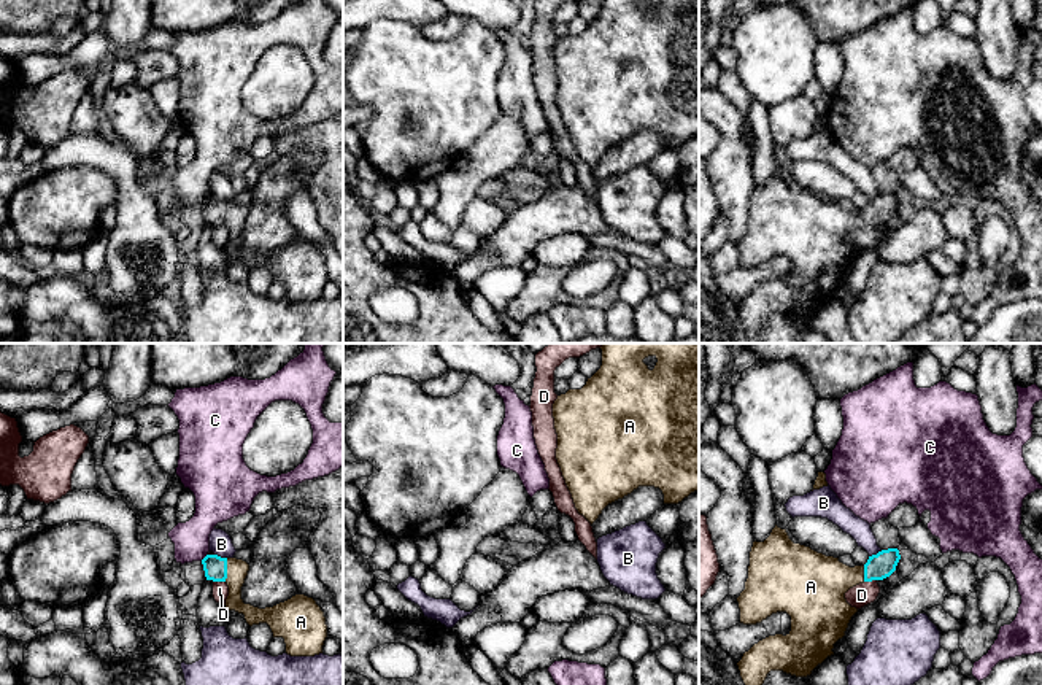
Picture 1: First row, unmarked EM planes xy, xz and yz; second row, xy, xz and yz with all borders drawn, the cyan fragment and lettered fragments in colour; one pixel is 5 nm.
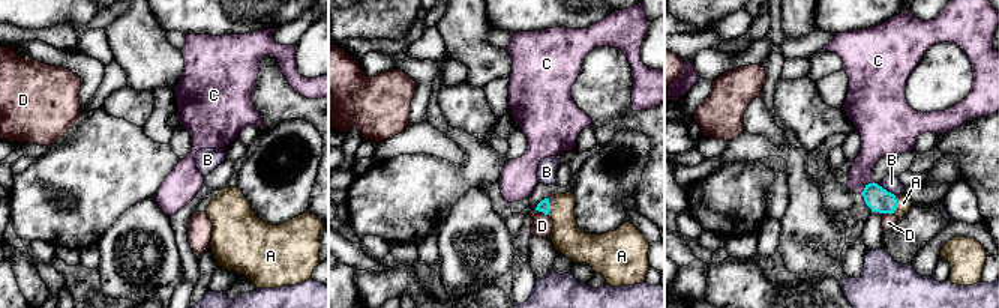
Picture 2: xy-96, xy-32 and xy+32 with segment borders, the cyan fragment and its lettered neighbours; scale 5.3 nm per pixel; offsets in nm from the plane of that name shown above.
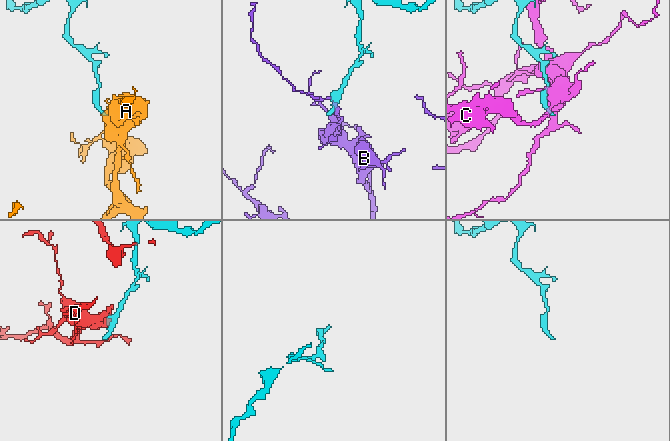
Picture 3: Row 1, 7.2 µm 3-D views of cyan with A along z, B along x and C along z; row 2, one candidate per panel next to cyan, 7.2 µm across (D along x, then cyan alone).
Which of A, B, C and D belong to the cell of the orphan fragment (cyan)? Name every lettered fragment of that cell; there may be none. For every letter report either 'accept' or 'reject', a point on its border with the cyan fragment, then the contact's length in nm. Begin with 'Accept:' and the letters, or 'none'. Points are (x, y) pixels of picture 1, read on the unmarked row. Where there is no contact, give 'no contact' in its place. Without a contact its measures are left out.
Accept: A
A: accept | xy (226, 213) | 120 nm
B: reject | yz (877, 197) | 80 nm
C: reject | xy (205, 201) | 50 nm
D: reject | xy (219, 224) | 60 nm

